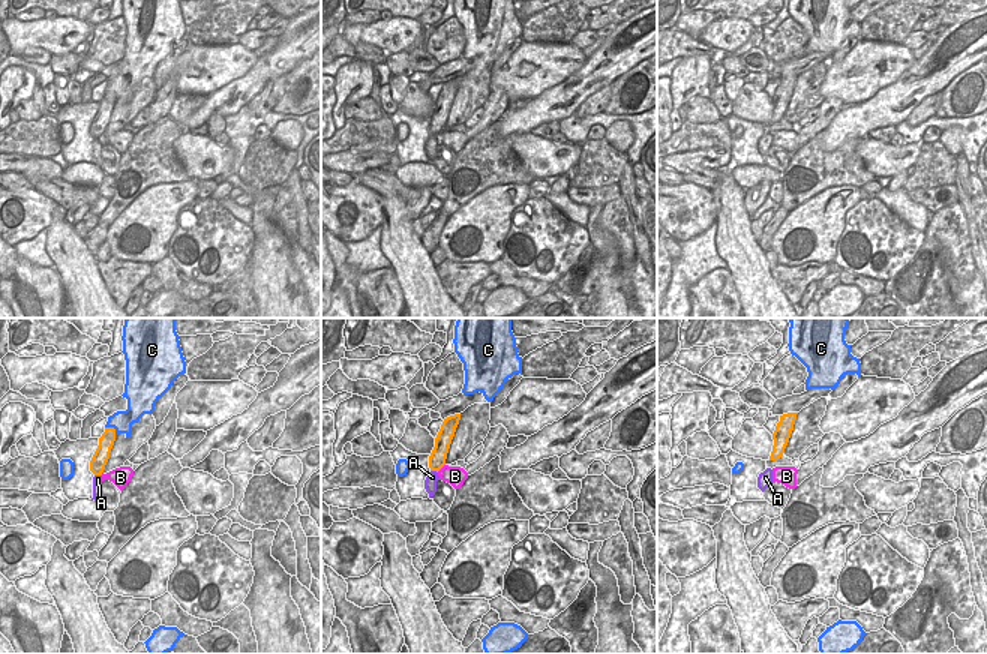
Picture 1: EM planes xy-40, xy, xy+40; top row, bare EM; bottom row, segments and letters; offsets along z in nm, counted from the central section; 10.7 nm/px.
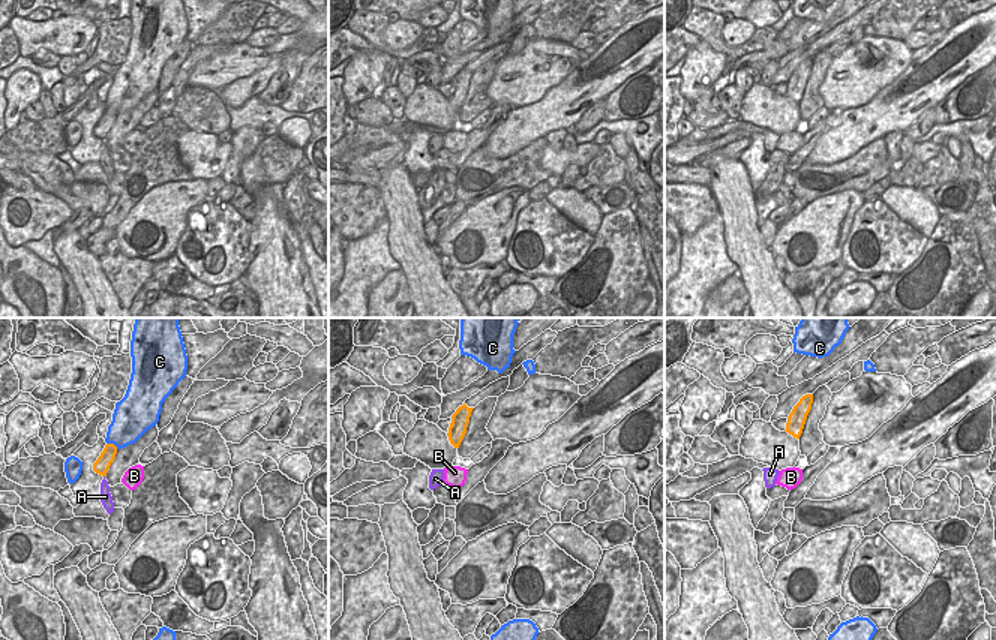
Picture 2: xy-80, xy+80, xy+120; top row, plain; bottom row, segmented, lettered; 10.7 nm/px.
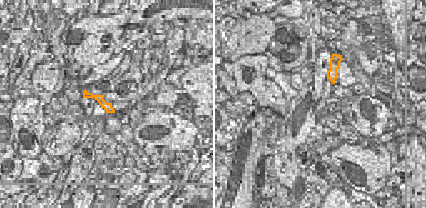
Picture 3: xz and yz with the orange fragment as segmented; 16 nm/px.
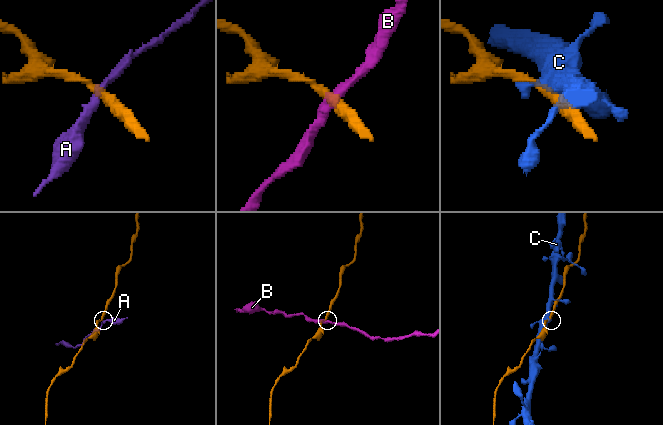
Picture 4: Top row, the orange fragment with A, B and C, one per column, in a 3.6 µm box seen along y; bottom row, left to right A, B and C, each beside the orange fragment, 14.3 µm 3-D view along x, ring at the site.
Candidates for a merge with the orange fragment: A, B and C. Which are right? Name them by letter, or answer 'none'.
none

